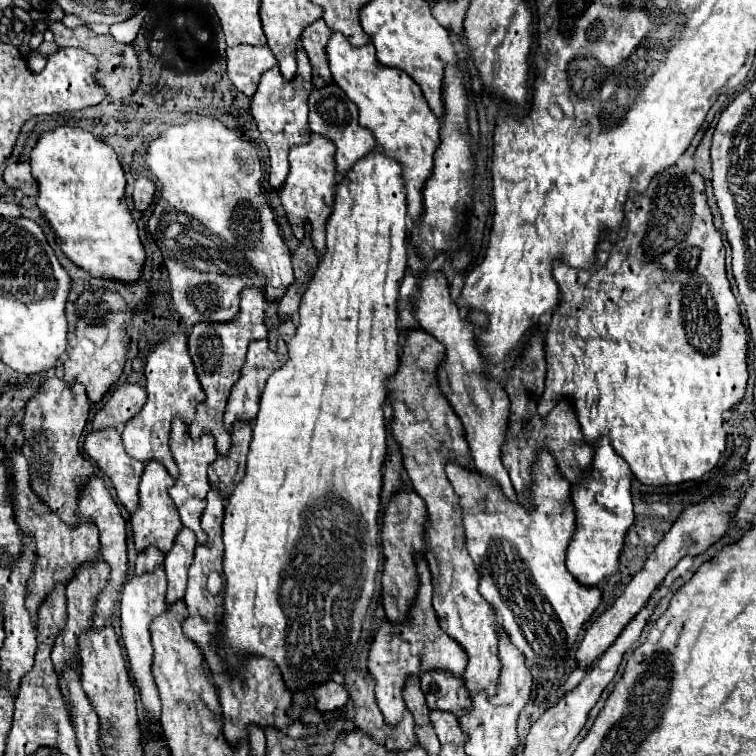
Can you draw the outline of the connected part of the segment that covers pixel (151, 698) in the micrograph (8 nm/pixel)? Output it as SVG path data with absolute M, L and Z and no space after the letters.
M156 568L152 574L144 574L144 576L134 576L132 580L128 580L122 588L122 596L120 596L120 620L122 620L122 640L126 646L126 654L128 654L128 662L130 662L130 670L134 676L134 682L138 686L140 692L140 700L144 704L146 710L146 718L152 720L152 724L156 724L156 728L152 732L156 732L160 736L160 740L164 740L162 728L160 728L160 696L158 696L158 688L152 676L152 638L150 638L150 624L156 616L160 616L160 612L166 610L166 572L164 568Z

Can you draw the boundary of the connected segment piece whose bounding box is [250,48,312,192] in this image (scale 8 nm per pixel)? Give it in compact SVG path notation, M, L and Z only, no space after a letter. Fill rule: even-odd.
M300 48L298 50L298 74L292 82L286 82L274 66L272 70L264 72L260 78L258 90L252 96L252 116L256 122L256 128L262 134L262 140L268 146L270 154L270 186L278 192L288 176L288 152L292 146L306 144L310 140L310 128L308 128L308 92L312 92L312 66L308 62L306 52Z

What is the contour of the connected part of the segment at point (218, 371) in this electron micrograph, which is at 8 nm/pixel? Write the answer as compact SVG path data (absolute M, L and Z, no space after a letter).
M244 288L240 294L240 312L238 312L236 320L232 320L228 324L204 324L202 322L202 324L196 324L188 336L188 352L192 356L200 386L204 388L204 394L206 394L206 400L202 404L198 404L196 418L190 426L190 436L194 440L198 440L204 432L212 434L218 444L216 446L218 456L224 456L224 452L228 452L230 436L222 424L222 416L224 416L224 408L226 408L230 390L236 384L236 380L240 378L240 368L246 360L248 344L252 340L268 338L268 330L264 324L264 310L266 310L264 292L260 288Z

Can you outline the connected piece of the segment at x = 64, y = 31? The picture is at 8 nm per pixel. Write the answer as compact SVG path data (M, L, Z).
M48 22L48 30L54 32L54 42L60 48L62 46L82 48L82 50L86 50L86 52L90 52L90 54L94 54L98 58L98 62L100 62L100 74L96 74L96 80L108 92L108 96L112 96L112 98L126 98L126 96L134 94L136 88L140 86L140 80L142 80L140 62L138 62L136 50L130 44L120 44L120 42L112 40L112 36L98 36L98 34L94 34L86 26L70 30L62 22Z

